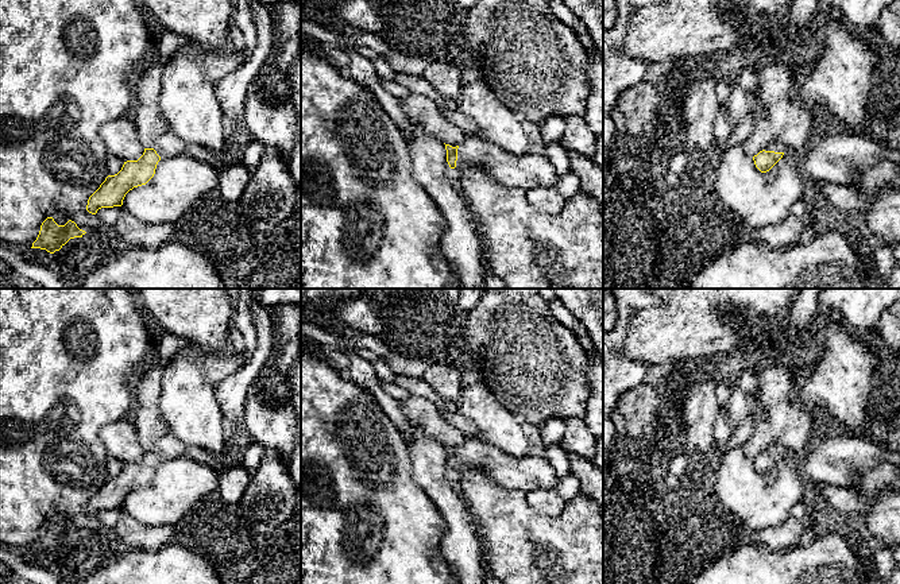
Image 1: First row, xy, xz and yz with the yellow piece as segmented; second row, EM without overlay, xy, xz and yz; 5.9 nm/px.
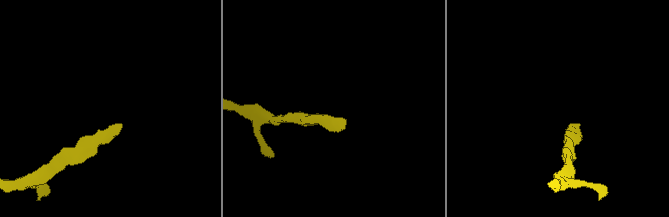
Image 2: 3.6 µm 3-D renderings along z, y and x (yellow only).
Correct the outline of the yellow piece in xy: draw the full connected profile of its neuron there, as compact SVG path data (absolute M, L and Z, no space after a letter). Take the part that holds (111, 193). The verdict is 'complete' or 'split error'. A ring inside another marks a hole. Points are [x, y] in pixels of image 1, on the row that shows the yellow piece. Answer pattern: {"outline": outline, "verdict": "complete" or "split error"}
{"outline": "M166 131L152 148L144 148L143 155L138 160L127 160L117 174L108 175L89 197L86 210L96 214L101 208L121 206L130 190L146 185L154 177L157 165L162 158L190 156L217 169L237 163L243 165L243 155L237 151L240 142L239 138L235 138L228 131L225 148L215 154L202 146L182 140L173 132Z", "verdict": "split error"}

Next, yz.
{"outline": "M775 142L753 156L754 165L761 173L766 173L783 158L787 151L788 148L783 143Z", "verdict": "split error"}

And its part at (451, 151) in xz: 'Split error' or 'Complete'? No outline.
Split error

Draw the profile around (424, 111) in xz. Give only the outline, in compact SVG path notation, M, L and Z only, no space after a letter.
M410 93L399 98L399 105L410 120L443 143L456 147L467 139L464 132L439 111L439 105L432 98Z

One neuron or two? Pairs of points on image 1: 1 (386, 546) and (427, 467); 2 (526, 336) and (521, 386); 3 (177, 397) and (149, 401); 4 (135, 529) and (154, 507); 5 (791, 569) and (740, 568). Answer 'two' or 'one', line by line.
1: two
2: one
3: two
4: two
5: one

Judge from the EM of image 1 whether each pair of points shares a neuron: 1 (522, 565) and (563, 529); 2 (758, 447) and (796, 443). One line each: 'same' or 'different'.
1: same
2: same

